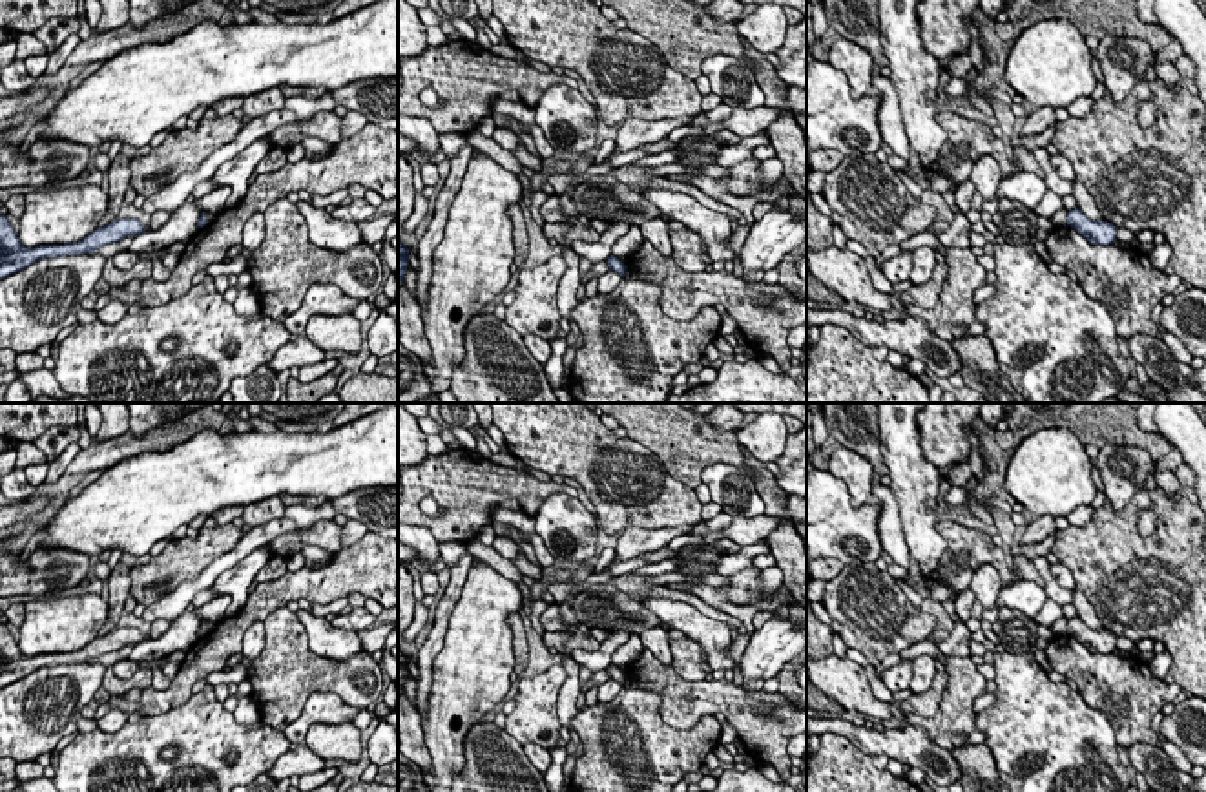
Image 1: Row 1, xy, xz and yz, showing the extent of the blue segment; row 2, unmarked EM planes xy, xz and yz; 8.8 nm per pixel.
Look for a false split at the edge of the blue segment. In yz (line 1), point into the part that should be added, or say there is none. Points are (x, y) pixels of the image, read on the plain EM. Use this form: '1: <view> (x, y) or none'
1: none

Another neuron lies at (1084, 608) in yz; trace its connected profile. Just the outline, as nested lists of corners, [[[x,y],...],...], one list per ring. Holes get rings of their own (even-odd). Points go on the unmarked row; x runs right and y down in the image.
[[[1076,588],[1073,589],[1073,606],[1076,608],[1076,613],[1086,626],[1089,626],[1091,630],[1104,630],[1093,604]]]

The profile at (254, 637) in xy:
[[[261,620],[254,622],[243,637],[243,655],[246,659],[257,659],[265,648],[265,626]]]

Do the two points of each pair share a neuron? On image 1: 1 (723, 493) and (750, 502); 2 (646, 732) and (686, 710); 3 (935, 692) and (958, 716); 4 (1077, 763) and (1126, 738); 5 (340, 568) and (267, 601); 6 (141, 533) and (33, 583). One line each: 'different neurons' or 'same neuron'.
1: same neuron
2: different neurons
3: different neurons
4: different neurons
5: same neuron
6: different neurons

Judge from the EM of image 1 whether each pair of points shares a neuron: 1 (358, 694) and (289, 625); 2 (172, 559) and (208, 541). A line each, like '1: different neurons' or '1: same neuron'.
1: same neuron
2: same neuron

